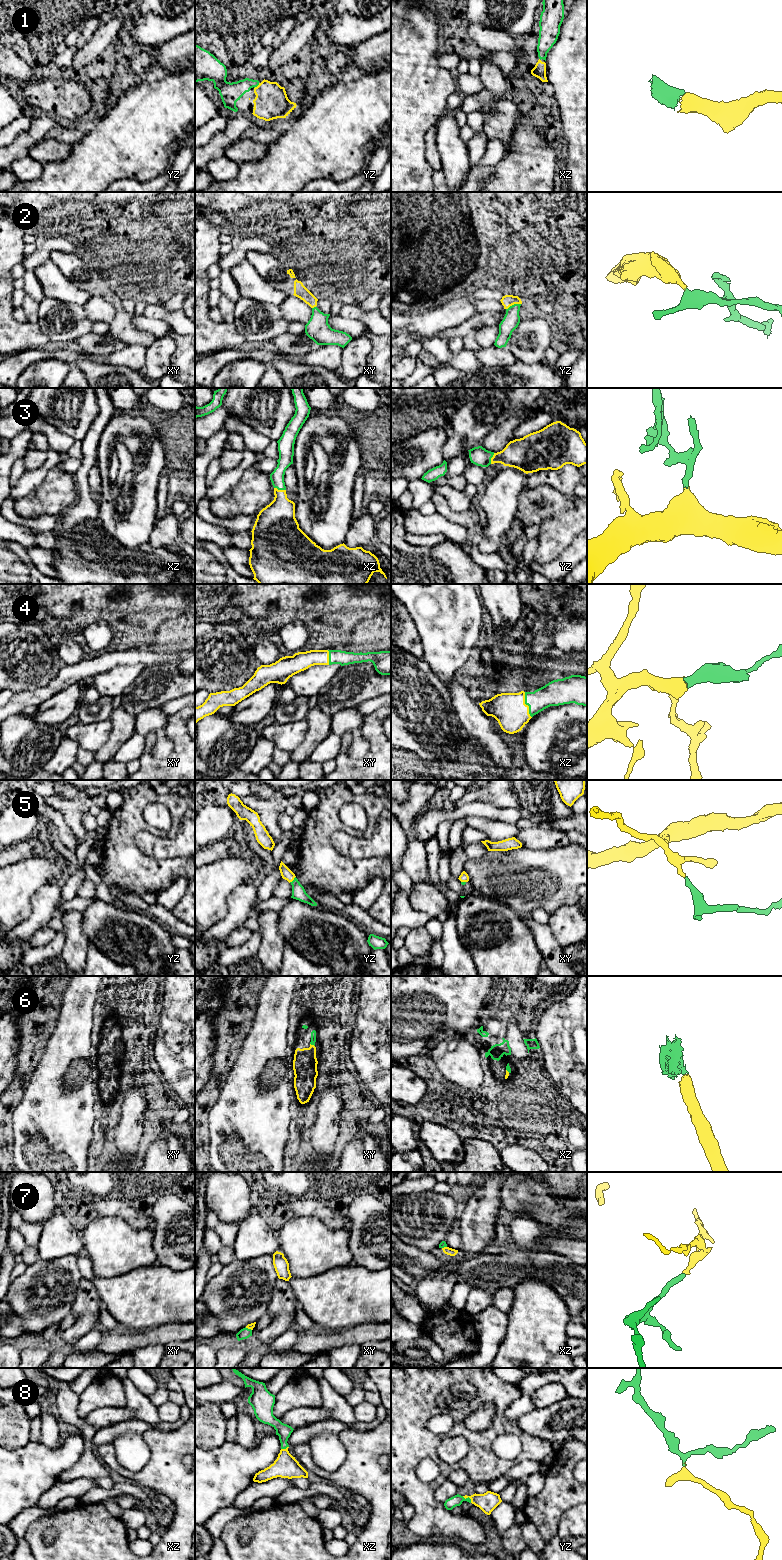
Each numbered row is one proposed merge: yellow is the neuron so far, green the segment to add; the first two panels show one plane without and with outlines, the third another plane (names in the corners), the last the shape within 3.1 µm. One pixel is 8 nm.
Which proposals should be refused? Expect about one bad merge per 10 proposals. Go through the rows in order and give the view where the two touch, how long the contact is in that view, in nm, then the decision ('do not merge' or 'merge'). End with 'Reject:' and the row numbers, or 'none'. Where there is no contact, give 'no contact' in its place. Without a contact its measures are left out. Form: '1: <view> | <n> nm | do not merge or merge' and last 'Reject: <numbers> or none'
1: yz | 60 nm | merge
2: yz | 130 nm | merge
3: xz | 100 nm | merge
4: xz | 220 nm | merge
5: yz | 80 nm | merge
6: xy | 50 nm | merge
7: xy | 60 nm | merge
8: yz | 90 nm | merge
Reject: none

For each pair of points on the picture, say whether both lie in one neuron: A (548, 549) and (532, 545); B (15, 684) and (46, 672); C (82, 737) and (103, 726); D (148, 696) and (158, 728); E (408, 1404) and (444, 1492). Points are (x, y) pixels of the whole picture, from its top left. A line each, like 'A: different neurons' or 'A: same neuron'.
A: different neurons
B: same neuron
C: same neuron
D: different neurons
E: different neurons

